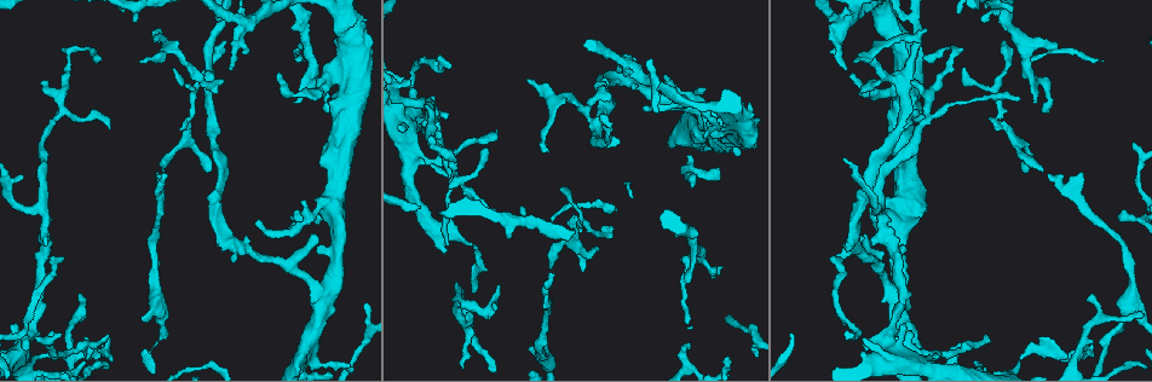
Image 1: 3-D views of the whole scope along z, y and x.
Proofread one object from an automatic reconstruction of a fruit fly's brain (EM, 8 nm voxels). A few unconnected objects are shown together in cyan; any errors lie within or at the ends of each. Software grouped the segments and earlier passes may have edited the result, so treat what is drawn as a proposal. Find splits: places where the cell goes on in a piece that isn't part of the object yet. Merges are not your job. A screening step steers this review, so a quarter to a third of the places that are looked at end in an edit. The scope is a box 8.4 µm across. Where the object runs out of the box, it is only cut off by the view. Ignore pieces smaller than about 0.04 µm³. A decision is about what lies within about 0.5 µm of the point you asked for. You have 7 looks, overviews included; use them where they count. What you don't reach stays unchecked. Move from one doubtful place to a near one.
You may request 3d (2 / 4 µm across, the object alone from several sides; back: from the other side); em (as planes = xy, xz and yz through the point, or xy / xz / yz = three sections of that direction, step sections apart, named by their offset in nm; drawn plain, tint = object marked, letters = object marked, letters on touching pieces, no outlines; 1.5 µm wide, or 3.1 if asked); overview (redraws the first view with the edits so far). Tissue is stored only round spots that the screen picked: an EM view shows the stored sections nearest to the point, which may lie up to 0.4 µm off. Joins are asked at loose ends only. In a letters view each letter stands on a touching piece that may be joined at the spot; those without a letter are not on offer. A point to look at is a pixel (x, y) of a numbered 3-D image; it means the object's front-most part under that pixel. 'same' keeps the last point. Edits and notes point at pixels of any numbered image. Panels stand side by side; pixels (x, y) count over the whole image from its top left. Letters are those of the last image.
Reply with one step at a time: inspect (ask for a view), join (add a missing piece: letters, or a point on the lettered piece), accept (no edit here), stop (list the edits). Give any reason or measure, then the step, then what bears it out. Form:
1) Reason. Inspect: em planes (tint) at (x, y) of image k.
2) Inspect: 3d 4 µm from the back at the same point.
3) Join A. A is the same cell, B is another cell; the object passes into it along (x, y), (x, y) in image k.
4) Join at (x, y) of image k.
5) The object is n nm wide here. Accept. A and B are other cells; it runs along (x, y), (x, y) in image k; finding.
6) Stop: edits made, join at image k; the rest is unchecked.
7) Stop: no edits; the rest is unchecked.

Stops while still wide. Inspect: 3d 4 µm at (722, 136) of image 1.

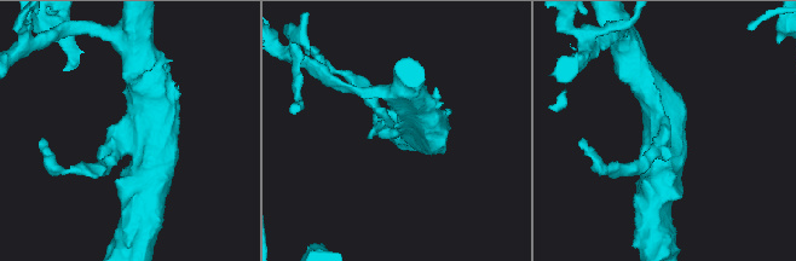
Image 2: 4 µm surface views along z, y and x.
Need the tissue. Inspect: em xz step 4 (tint) at (395, 133) of image 2.

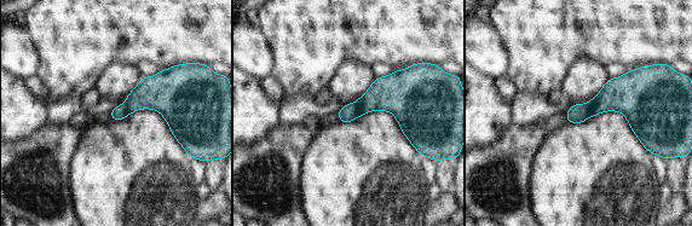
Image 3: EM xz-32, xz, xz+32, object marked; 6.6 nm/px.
Inspect: em planes (letters) at the same point.

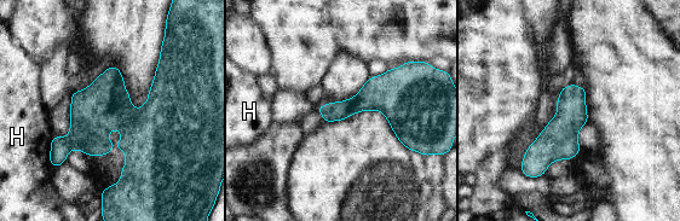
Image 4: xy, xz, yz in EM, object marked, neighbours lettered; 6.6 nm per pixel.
Accept. H is another cell; a border runs along (53, 137), (50, 144), (52, 168) in image 4; none of them fits.

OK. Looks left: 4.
An open end. Inspect: 3d 4 µm at (1035, 102) of image 1.

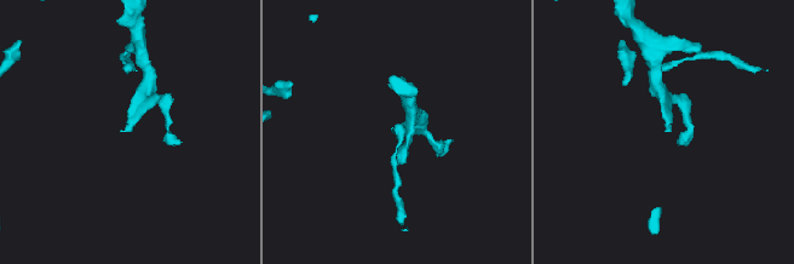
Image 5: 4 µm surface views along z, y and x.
Need the tissue. Inspect: em xz step 8 (tint) at (666, 131) of image 5.

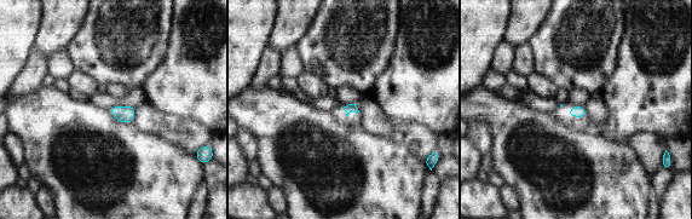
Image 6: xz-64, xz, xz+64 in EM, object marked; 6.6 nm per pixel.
Inspect: em xz step 8 (letters) at the same point.

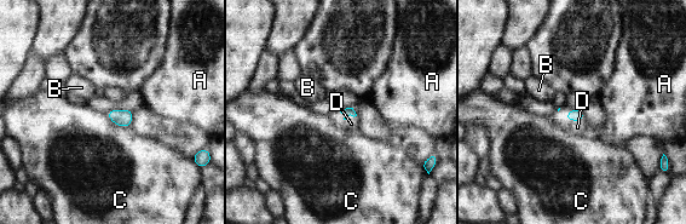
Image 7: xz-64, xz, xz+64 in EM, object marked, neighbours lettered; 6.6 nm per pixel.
Join D. D is the same cell, A, B and C are other cells; the object passes into it along (577, 115), (574, 119), (577, 127) in image 7; the cell continues.

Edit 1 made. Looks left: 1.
Stop: edits made, join at image 7; the rest is unchecked.

